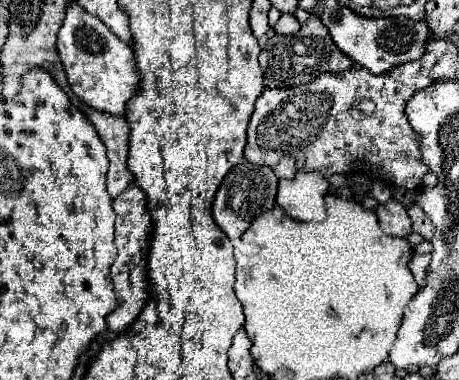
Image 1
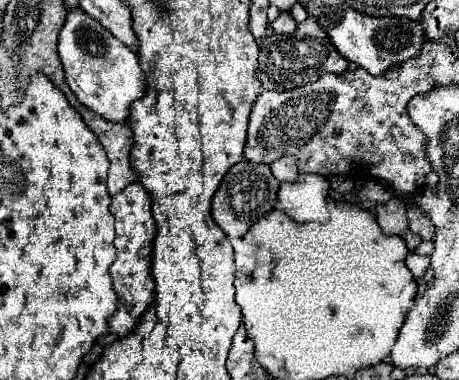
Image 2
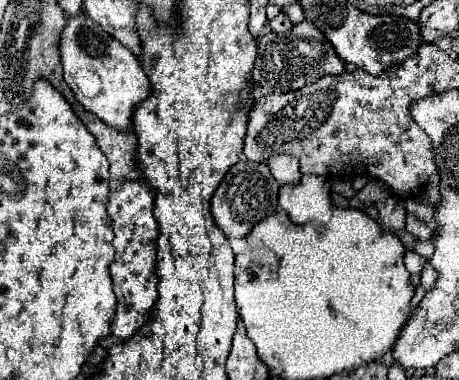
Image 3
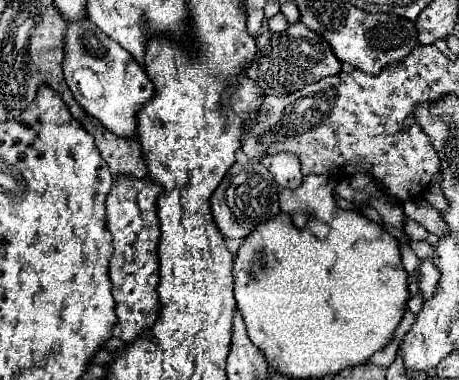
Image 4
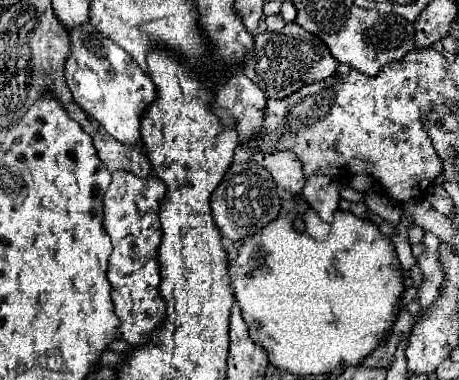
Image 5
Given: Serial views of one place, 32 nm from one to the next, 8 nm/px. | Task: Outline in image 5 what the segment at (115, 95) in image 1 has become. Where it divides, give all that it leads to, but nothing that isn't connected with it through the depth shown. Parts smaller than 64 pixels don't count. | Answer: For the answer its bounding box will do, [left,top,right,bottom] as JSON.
[64,22,156,144]

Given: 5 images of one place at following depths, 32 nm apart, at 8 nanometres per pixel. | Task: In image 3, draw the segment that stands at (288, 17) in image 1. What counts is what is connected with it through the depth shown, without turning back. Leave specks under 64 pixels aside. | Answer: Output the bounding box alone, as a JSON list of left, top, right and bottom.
[270,12,292,34]

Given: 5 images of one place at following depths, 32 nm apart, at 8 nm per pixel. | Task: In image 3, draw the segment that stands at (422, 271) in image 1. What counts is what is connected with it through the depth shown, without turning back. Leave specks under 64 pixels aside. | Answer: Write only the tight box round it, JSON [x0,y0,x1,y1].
[404,250,428,274]

